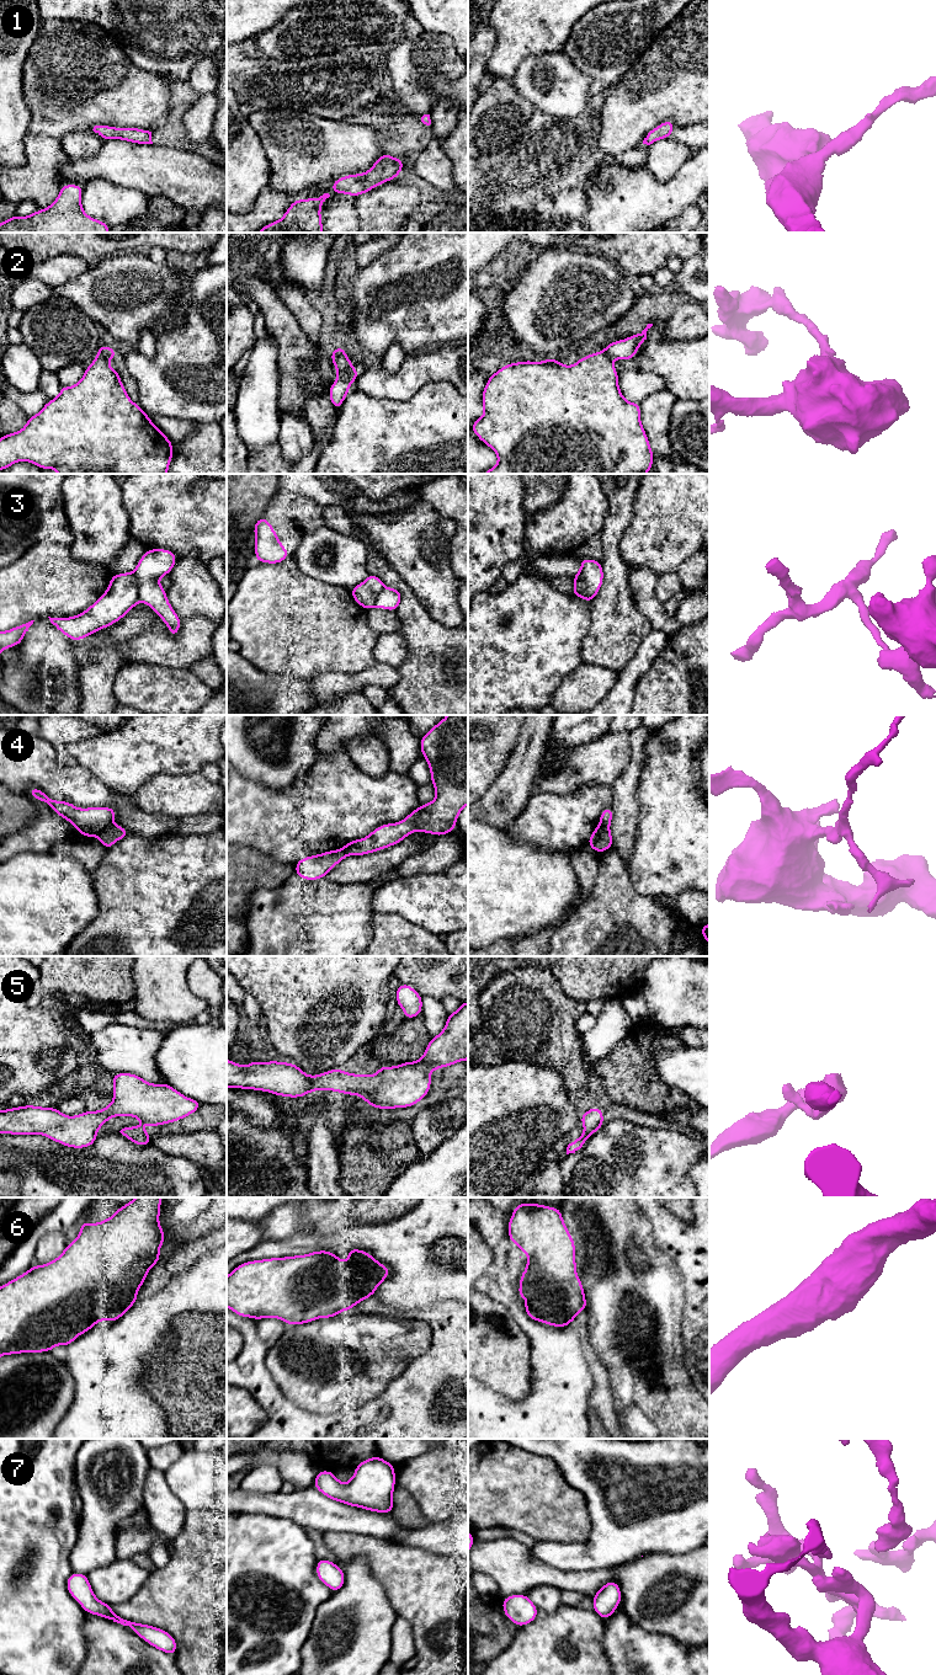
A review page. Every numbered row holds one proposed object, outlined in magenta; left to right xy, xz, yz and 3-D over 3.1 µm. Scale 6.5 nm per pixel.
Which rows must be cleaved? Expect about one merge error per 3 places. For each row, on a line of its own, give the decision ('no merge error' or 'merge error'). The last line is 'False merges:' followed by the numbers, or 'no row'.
1: no merge error
2: merge error
3: merge error
4: merge error
5: no merge error
6: no merge error
7: no merge error
False merges: 2, 3, 4

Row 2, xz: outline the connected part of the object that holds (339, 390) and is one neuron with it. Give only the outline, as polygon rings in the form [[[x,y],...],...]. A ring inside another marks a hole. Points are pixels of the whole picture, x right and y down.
[[[355,367],[347,369],[344,373],[337,373],[336,380],[331,384],[329,389],[329,398],[333,406],[339,410],[349,395],[349,389],[352,382],[356,382],[360,372]]]

